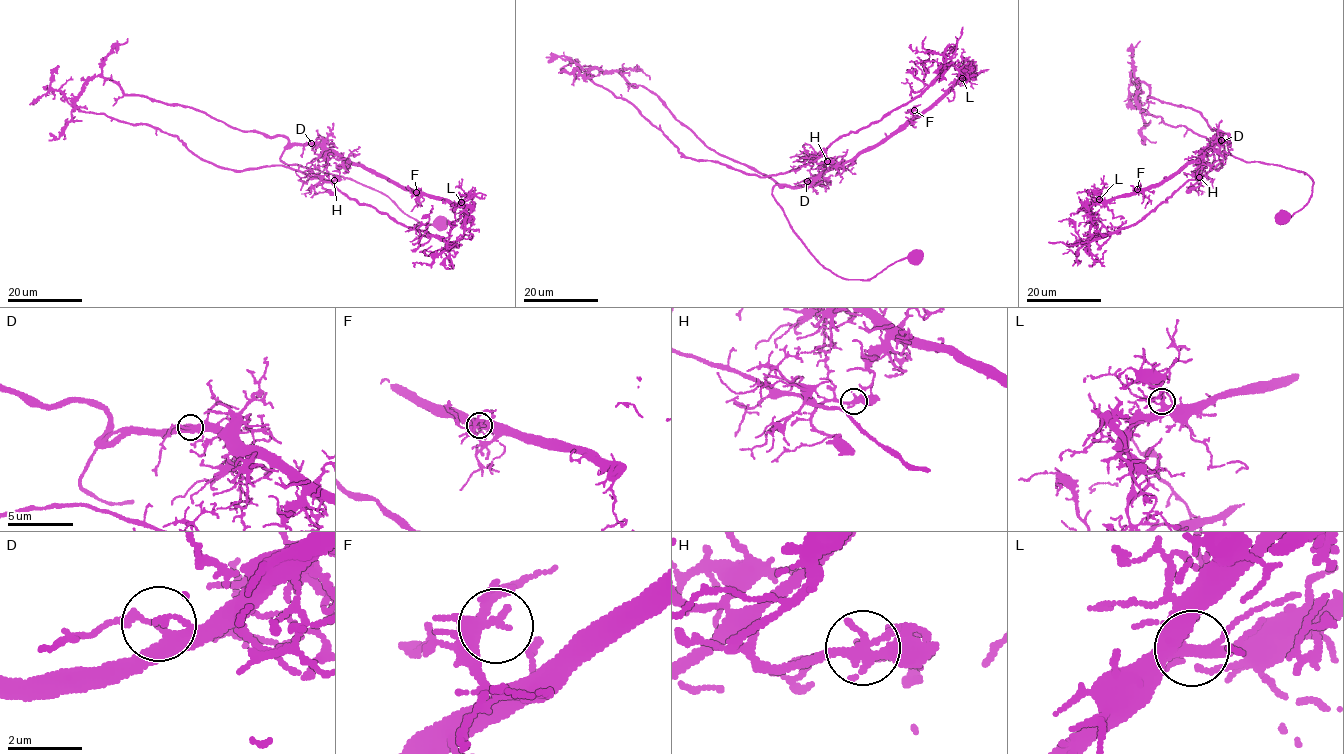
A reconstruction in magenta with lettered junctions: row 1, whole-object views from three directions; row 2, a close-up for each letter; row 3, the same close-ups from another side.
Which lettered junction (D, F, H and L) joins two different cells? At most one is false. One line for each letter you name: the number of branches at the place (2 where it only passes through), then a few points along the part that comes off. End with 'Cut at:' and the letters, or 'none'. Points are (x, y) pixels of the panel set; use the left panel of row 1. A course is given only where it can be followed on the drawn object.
H: 4 | (334, 180), (324, 182), (281, 165), (232, 170), (214, 165), (156, 127), (79, 111), (50, 86), (58, 65)
Cut at: H

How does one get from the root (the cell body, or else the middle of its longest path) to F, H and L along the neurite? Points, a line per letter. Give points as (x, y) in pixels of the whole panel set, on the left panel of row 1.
F: (442, 222), (421, 224), (377, 190), (280, 157), (294, 145), (319, 144), (416, 192)
H: (442, 222), (421, 224), (377, 190), (286, 164), (280, 157), (294, 145), (318, 144), (334, 180)
L: (442, 222), (421, 224), (377, 190), (286, 164), (280, 157), (294, 145), (319, 144), (401, 186), (461, 202)

